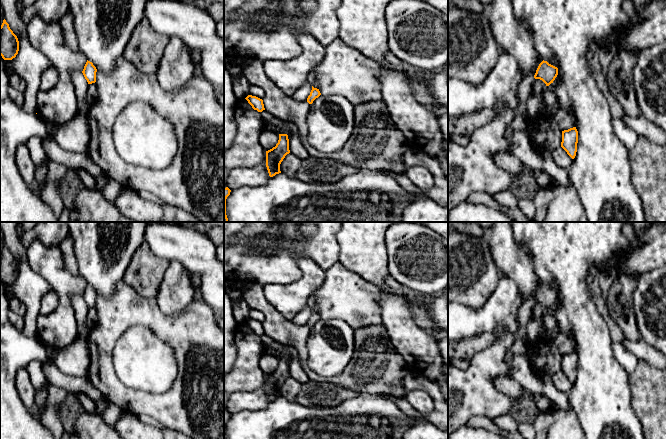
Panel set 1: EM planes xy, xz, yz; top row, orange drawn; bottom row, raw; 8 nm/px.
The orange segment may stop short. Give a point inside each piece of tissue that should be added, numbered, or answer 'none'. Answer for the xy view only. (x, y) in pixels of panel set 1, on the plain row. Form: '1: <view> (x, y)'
none

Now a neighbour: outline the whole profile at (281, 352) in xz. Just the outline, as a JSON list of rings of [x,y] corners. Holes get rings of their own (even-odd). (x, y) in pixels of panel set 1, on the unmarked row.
[[[263,334],[260,336],[262,339],[262,342],[266,347],[272,348],[276,351],[276,356],[278,358],[287,358],[288,363],[291,362],[291,354],[290,352],[285,348],[285,345],[280,344],[279,342],[275,341],[271,337],[269,337],[266,334]]]

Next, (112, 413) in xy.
[[[108,401],[105,410],[101,414],[105,423],[109,424],[115,429],[115,424],[117,420],[121,417],[123,411],[115,404]]]

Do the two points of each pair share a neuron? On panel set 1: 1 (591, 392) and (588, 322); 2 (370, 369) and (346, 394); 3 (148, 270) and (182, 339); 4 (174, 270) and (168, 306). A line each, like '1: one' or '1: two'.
1: one
2: two
3: two
4: one

